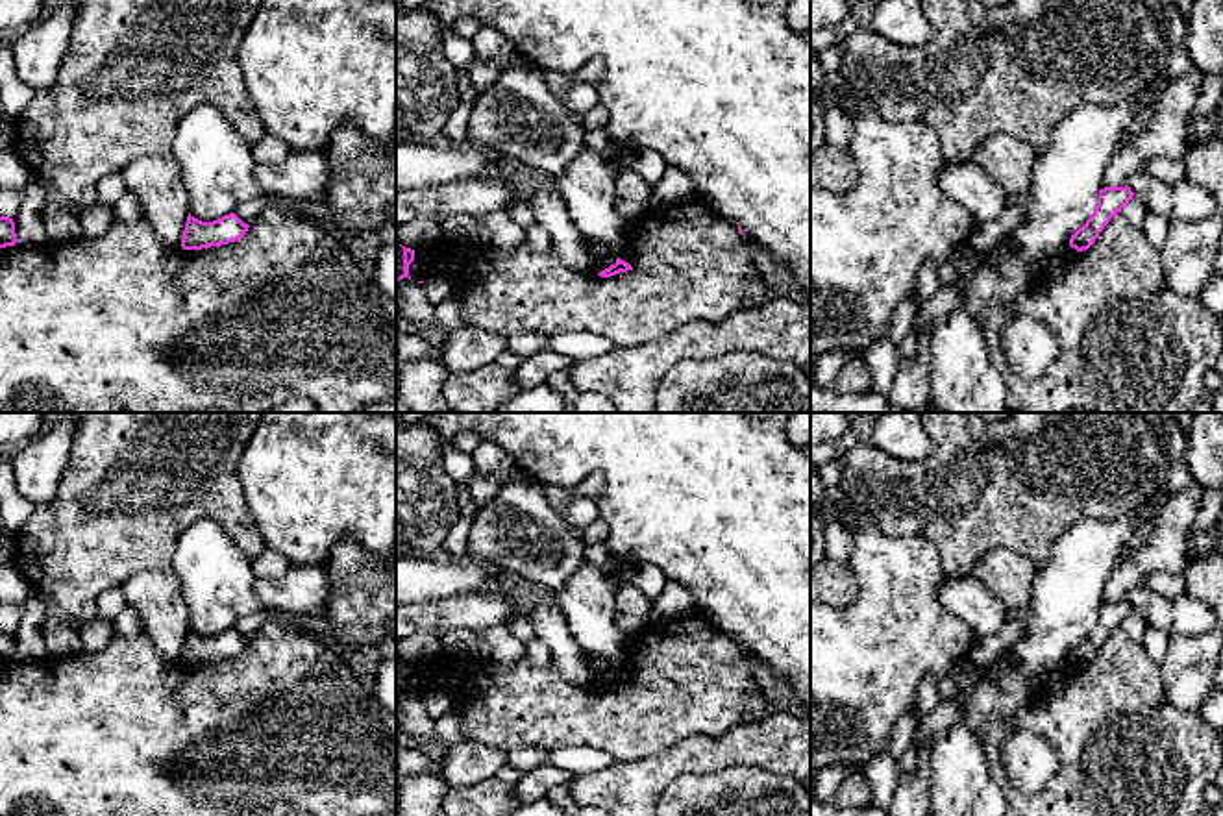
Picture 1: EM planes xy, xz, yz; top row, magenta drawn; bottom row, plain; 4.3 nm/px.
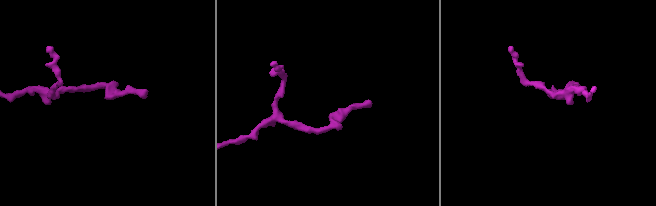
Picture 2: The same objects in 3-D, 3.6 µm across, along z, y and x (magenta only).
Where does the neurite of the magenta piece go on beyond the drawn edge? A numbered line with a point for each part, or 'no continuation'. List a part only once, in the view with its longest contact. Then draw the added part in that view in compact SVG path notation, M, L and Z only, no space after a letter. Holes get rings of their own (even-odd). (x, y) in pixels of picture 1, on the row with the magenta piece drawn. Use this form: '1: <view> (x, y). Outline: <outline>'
no continuation

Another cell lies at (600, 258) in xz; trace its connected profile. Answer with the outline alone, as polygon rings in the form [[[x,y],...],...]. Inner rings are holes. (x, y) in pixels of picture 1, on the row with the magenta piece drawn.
[[[587,242],[587,252],[590,255],[588,274],[599,274],[601,270],[609,268],[616,263],[618,255],[605,250],[599,244]]]

